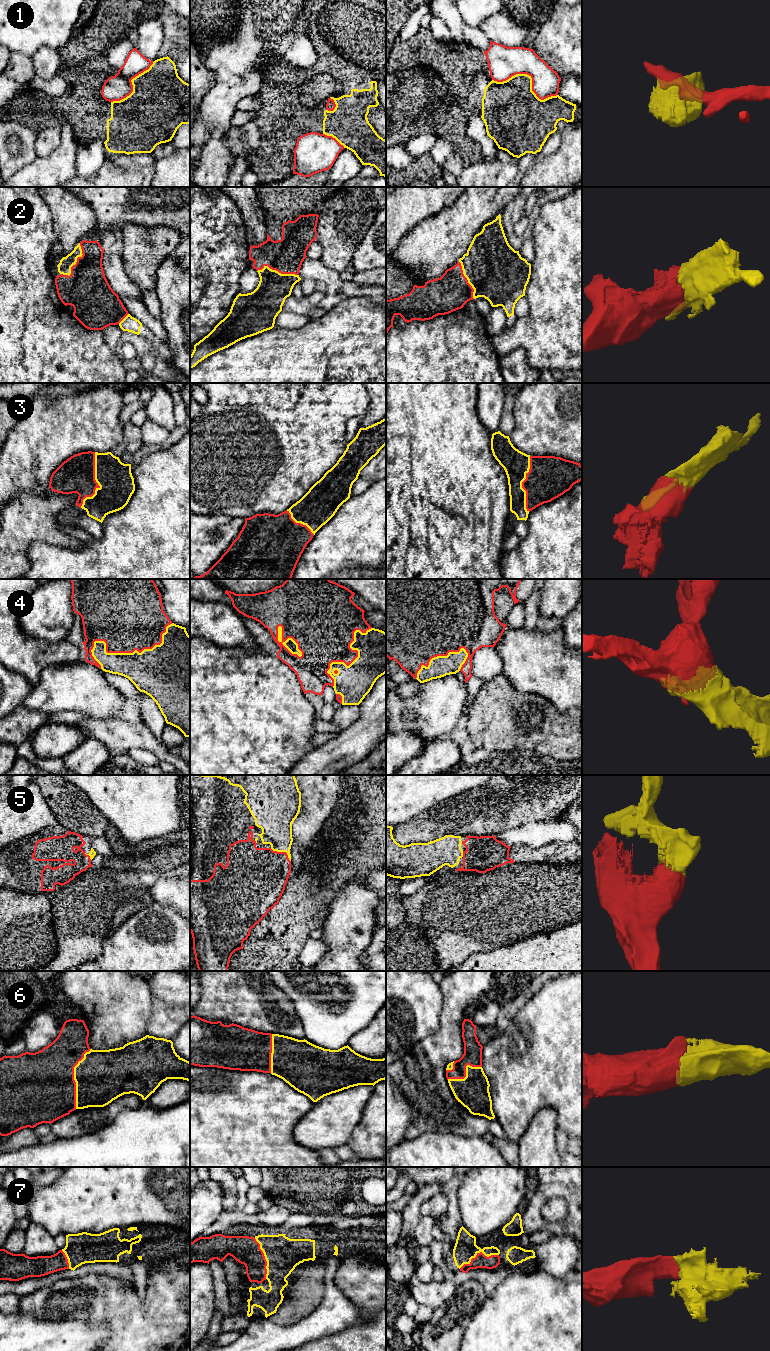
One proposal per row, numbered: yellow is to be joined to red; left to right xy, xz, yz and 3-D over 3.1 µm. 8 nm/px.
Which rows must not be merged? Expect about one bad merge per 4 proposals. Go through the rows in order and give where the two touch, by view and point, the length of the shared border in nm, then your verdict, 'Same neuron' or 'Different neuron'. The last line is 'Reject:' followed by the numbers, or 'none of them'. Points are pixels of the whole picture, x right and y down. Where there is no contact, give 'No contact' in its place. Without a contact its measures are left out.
1: Touches red at yz (531, 77). Shared border 550 nm. Different neuron
2: Touches red at xy (76, 262). Shared border 300 nm. Same neuron
3: Touches red at xy (96, 482). Shared border 460 nm. Same neuron
4: Touches red at xy (128, 652). Shared border 700 nm. Same neuron
5: Touches red at xz (282, 852). Shared border 200 nm. Same neuron
6: Touches red at xy (73, 1078). Shared border 500 nm. Same neuron
7: Touches red at yz (478, 1253). Shared border 340 nm. Same neuron
Reject: 1

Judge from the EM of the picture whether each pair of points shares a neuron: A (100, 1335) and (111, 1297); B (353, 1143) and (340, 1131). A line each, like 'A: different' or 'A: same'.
A: different
B: different

